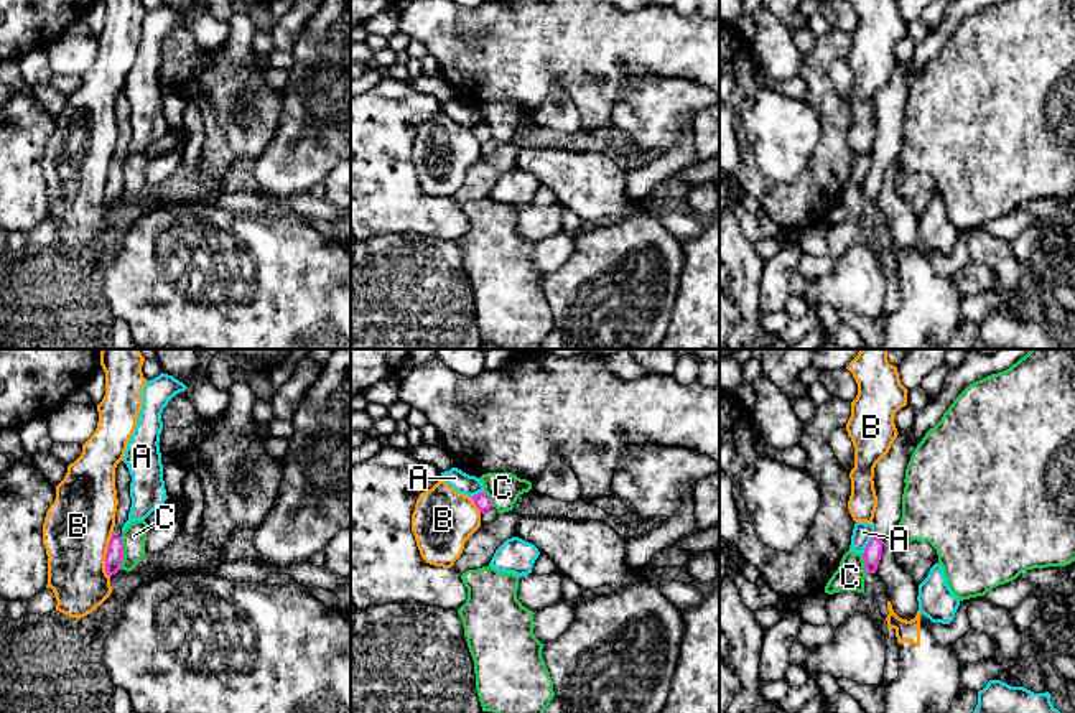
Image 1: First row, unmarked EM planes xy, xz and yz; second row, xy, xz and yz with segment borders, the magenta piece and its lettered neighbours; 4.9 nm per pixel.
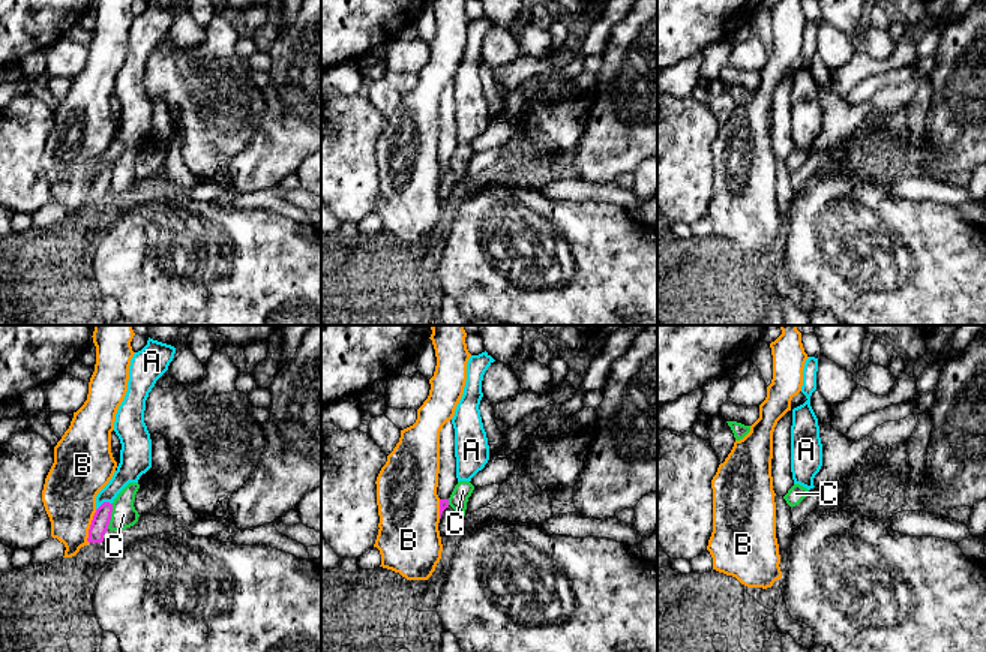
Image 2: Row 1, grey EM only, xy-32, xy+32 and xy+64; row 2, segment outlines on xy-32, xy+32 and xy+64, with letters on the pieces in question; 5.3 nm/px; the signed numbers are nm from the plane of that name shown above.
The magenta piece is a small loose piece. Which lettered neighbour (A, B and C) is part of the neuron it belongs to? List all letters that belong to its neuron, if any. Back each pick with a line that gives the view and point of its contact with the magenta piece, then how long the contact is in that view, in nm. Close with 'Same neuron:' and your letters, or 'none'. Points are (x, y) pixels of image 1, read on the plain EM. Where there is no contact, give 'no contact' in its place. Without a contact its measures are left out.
Same neuron: none

